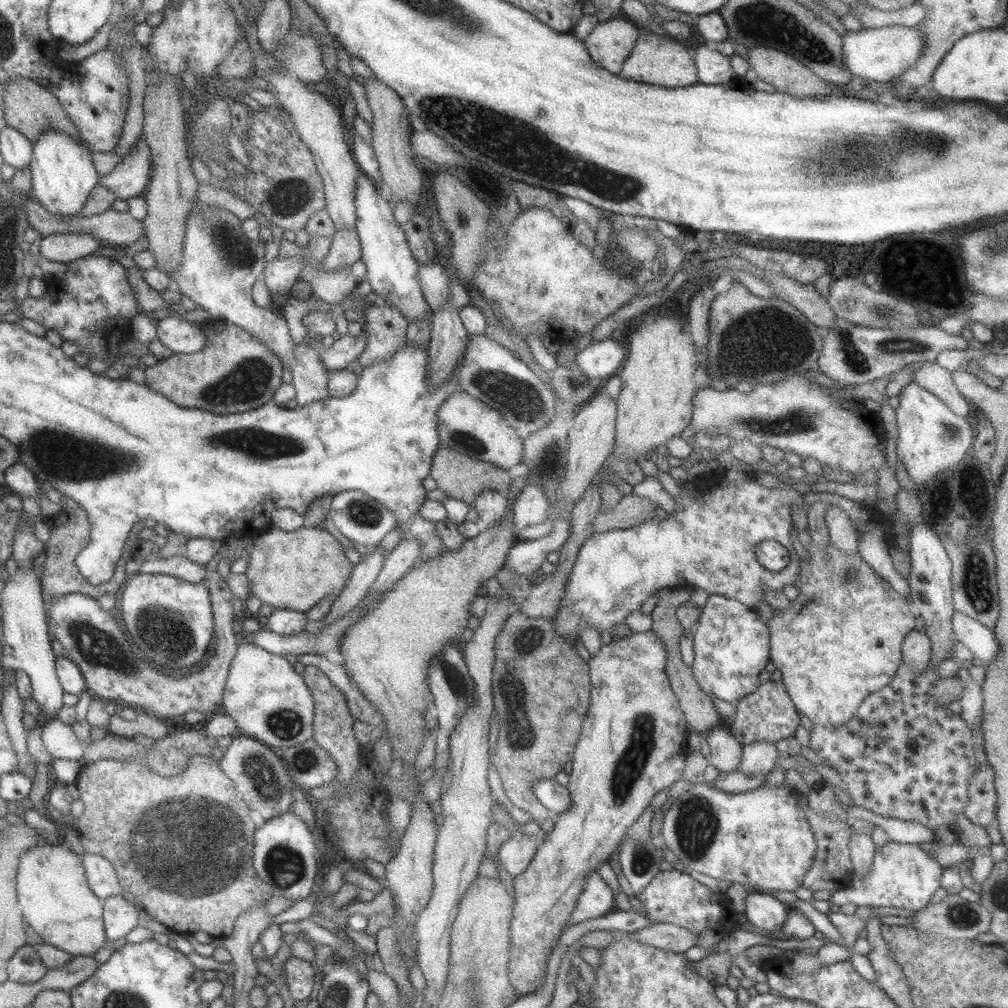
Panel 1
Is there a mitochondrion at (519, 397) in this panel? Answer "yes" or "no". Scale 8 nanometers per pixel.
yes

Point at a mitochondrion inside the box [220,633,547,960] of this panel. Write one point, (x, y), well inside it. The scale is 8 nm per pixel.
(261, 771)

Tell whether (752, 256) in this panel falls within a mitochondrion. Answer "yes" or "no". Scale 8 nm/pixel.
no

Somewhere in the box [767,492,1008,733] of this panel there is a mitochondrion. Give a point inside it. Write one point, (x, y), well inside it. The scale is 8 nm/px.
(975, 581)

